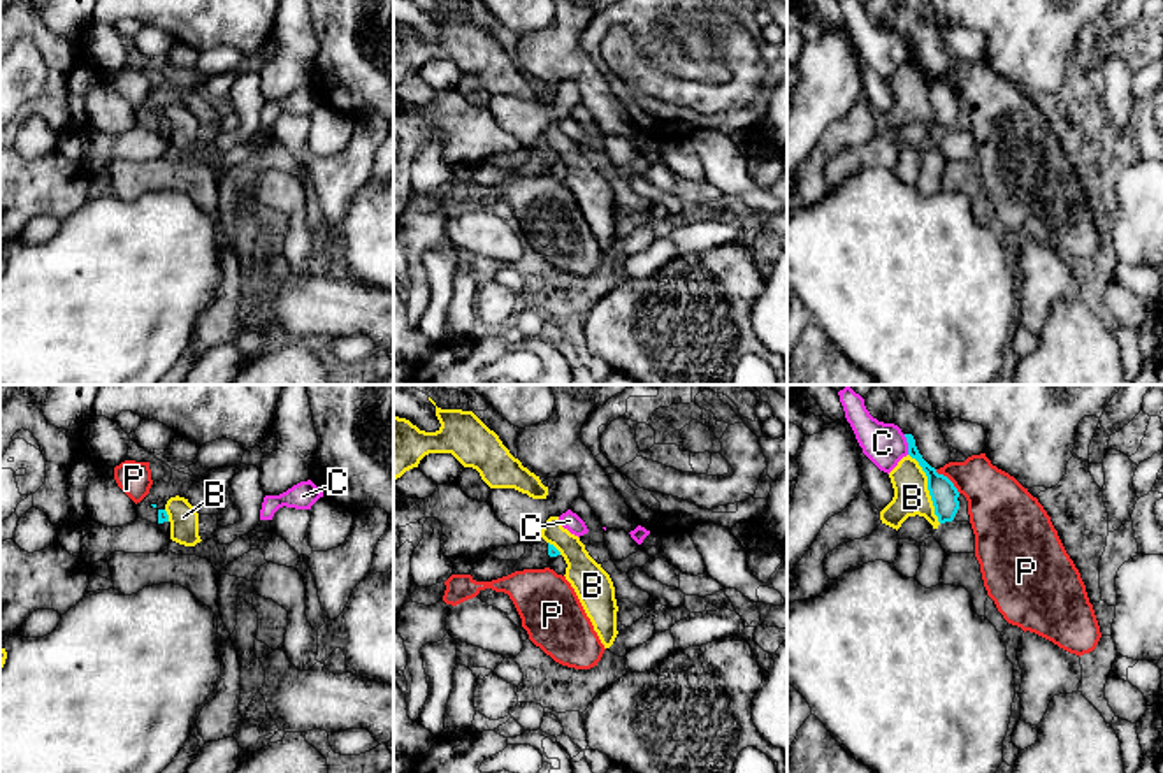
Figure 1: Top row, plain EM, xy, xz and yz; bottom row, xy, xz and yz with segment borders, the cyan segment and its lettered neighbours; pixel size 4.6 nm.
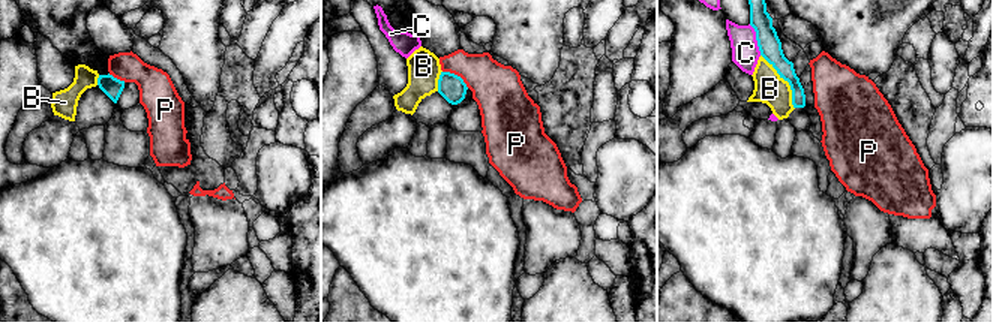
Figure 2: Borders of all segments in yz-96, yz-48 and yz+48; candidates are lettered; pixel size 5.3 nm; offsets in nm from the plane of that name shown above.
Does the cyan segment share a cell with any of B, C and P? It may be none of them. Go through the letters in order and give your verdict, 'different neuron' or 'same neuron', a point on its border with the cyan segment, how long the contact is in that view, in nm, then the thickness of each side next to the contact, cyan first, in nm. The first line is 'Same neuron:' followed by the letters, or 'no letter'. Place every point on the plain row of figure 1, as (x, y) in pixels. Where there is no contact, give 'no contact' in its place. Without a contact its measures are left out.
Same neuron: no letter
B: different neuron; contact yz (928, 95); length 360 nm; calibres 120 and 160 nm
C: different neuron; contact yz (909, 51); length 100 nm; calibres 110 and 190 nm
P: different neuron; contact yz (949, 86); length 160 nm; calibres 120 and 280 nm

